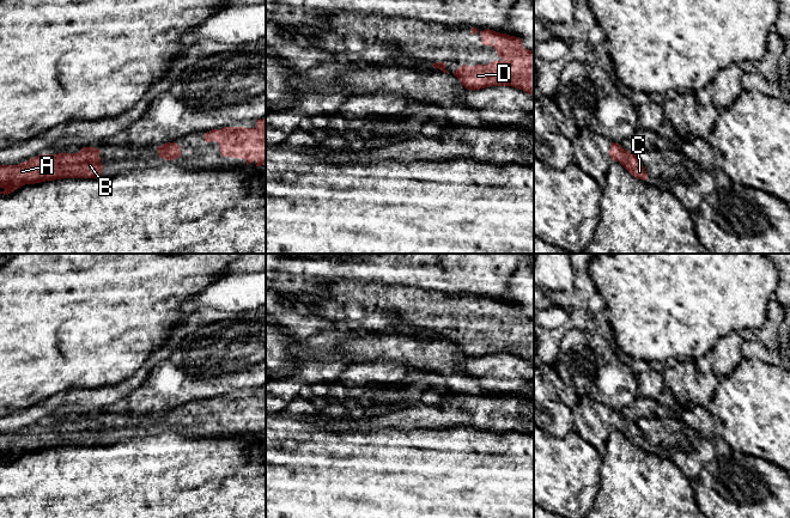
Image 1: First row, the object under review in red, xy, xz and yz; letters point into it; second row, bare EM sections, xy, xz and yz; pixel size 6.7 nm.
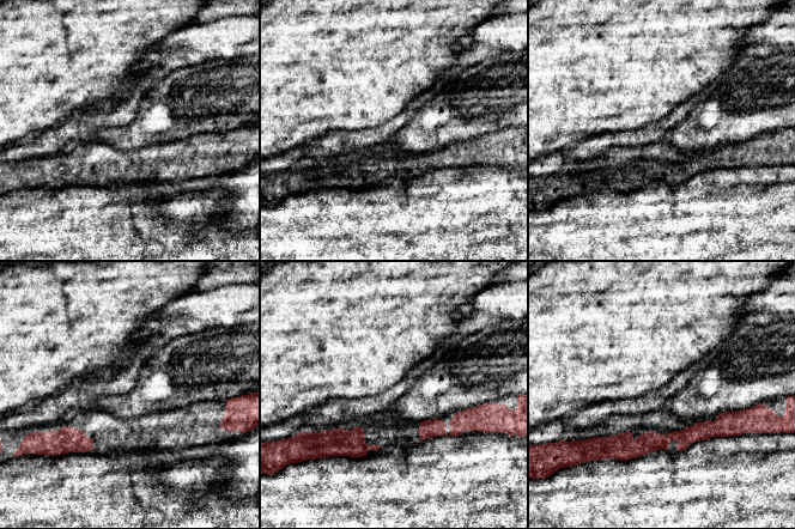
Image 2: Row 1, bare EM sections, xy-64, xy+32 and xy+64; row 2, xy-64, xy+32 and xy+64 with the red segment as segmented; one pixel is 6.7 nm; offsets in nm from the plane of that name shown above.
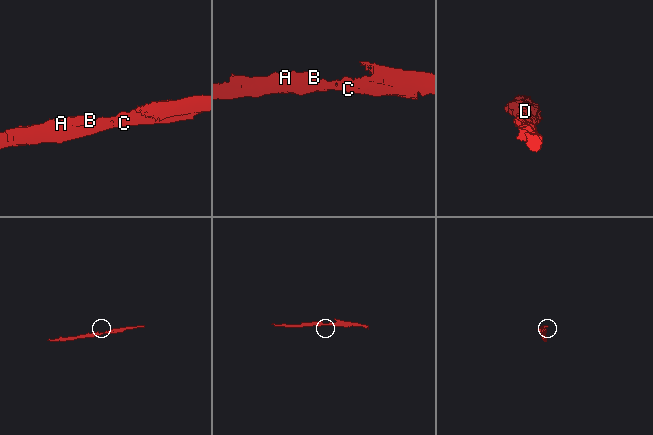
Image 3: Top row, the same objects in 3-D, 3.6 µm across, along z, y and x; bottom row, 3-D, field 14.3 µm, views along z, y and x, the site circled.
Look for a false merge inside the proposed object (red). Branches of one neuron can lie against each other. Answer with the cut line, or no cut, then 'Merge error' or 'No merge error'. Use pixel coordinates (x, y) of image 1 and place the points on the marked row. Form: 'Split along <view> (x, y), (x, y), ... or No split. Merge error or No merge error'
No split. No merge error

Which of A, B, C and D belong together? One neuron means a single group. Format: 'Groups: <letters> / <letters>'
Groups: A B C D

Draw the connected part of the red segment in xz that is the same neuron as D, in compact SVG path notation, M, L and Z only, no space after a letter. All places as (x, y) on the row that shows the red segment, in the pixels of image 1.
M472 28L470 35L476 32L481 35L481 43L492 45L503 60L458 67L454 75L462 85L473 91L490 86L511 86L534 96L534 51L525 49L519 37L490 29L480 32L479 29Z

